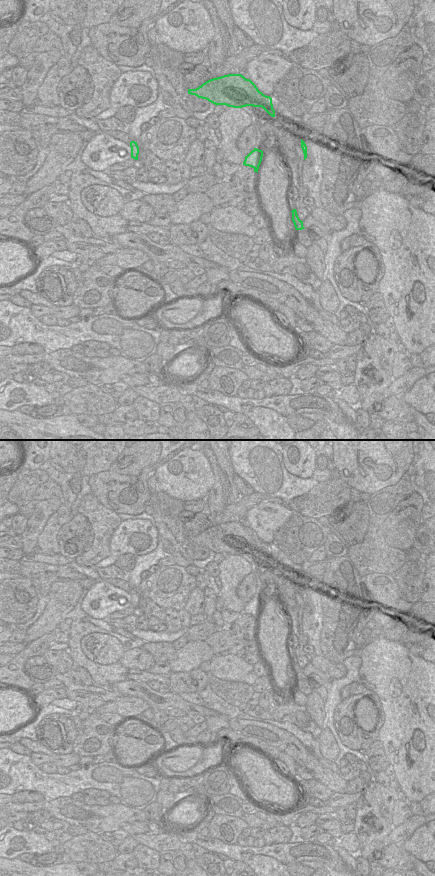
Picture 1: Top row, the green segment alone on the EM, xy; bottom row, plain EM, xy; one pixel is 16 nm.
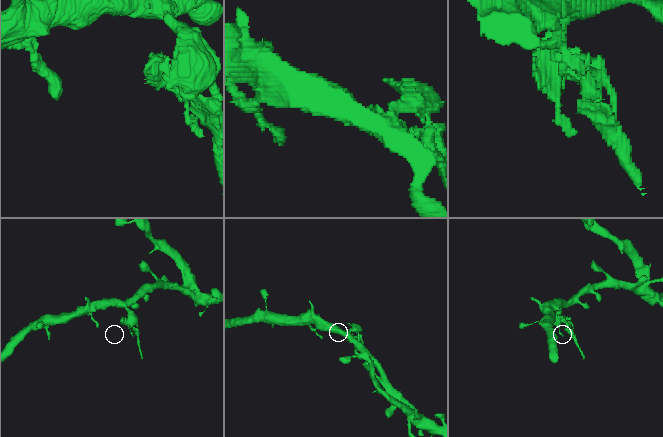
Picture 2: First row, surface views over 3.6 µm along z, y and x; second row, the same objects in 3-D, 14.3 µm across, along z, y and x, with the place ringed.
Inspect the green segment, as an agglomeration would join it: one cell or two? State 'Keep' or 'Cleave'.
Cleave.

